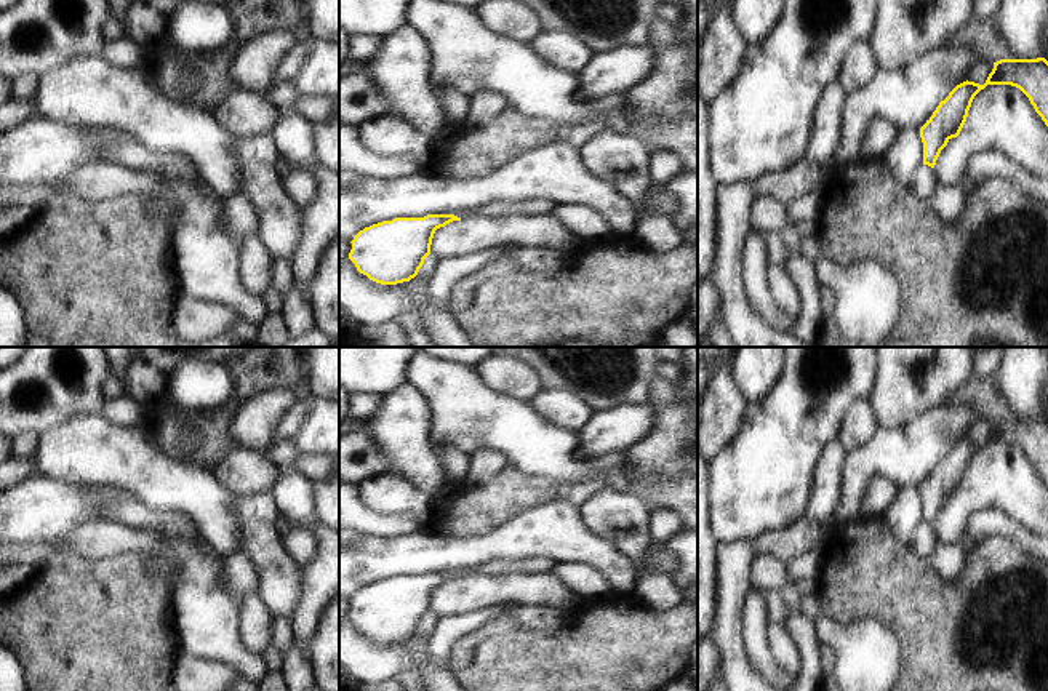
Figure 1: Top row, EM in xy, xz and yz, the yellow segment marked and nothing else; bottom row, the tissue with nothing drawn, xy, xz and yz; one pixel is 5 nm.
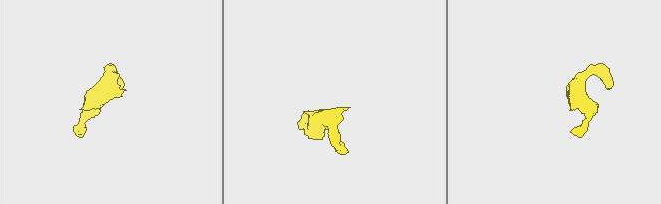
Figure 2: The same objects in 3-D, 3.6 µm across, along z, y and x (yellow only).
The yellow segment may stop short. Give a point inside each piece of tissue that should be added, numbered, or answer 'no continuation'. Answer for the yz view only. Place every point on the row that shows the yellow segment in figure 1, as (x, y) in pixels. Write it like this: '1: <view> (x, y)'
no continuation

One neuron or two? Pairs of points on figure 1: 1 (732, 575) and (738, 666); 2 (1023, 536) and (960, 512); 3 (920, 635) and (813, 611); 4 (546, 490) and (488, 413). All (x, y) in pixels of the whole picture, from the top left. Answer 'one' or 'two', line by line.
1: one
2: two
3: two
4: two

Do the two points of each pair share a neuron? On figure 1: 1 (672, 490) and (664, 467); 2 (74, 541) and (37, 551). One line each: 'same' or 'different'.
1: different
2: same

